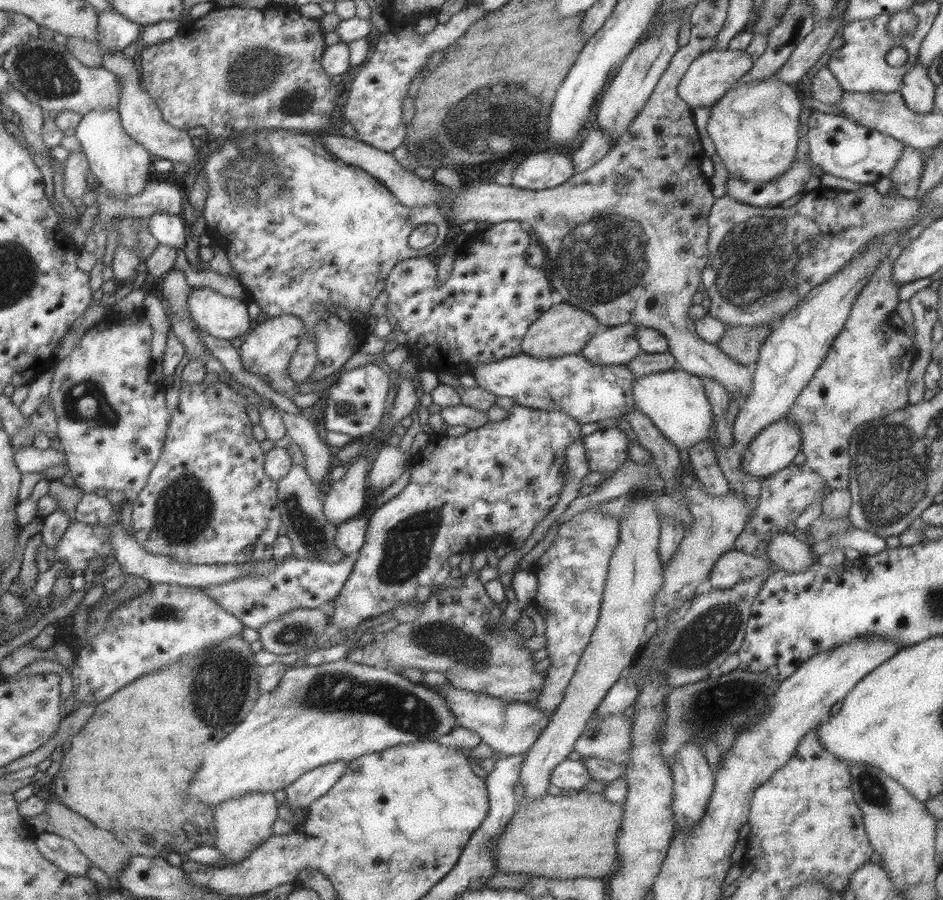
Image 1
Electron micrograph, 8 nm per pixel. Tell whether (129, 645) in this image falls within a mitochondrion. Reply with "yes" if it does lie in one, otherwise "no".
no

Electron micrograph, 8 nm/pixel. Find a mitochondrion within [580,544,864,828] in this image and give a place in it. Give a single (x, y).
(731, 705)

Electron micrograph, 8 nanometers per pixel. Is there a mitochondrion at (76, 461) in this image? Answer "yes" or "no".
no

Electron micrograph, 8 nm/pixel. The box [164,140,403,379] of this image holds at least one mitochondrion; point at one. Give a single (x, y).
(259, 182)

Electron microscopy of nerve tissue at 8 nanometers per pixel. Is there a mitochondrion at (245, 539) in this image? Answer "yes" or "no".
no

